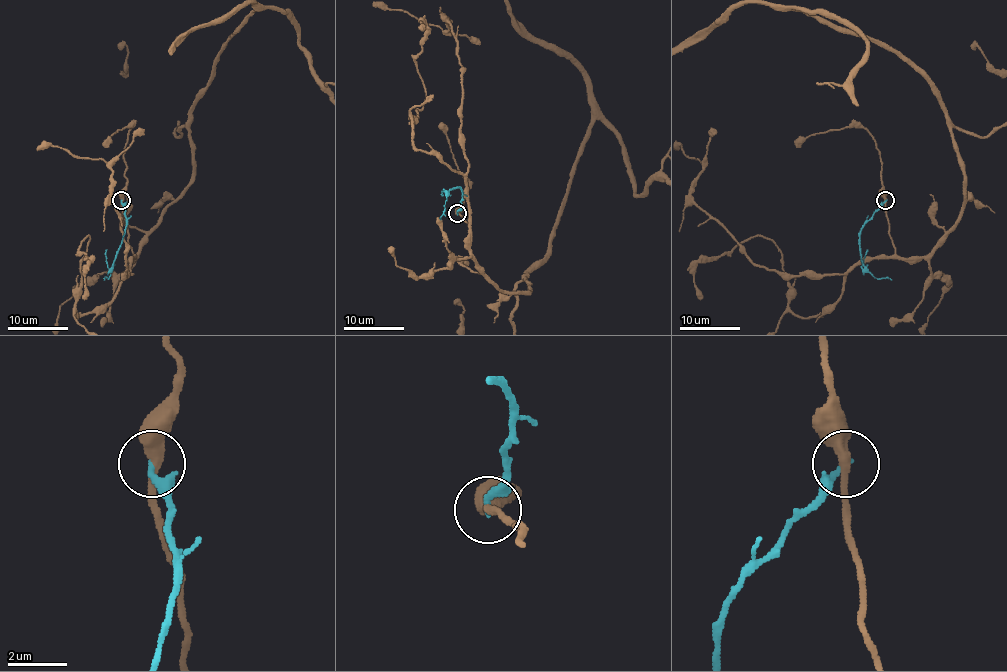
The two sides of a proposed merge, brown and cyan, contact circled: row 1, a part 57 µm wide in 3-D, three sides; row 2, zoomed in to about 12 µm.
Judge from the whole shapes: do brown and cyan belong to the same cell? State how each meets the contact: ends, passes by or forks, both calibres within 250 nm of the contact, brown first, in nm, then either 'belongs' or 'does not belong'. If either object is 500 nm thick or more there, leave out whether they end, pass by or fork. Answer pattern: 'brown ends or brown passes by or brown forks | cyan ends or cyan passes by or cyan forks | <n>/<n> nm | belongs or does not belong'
brown passes by | cyan ends | 360/240 nm | does not belong

